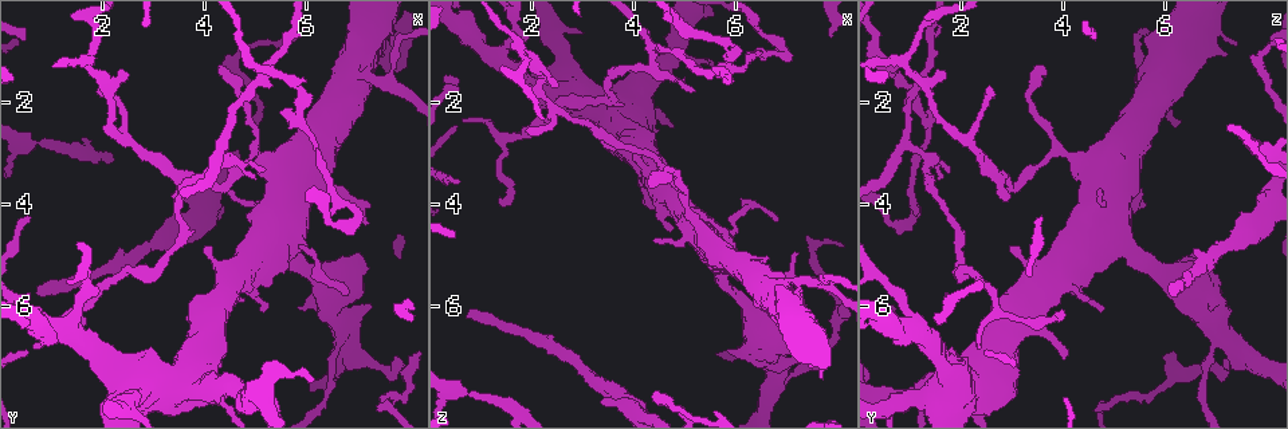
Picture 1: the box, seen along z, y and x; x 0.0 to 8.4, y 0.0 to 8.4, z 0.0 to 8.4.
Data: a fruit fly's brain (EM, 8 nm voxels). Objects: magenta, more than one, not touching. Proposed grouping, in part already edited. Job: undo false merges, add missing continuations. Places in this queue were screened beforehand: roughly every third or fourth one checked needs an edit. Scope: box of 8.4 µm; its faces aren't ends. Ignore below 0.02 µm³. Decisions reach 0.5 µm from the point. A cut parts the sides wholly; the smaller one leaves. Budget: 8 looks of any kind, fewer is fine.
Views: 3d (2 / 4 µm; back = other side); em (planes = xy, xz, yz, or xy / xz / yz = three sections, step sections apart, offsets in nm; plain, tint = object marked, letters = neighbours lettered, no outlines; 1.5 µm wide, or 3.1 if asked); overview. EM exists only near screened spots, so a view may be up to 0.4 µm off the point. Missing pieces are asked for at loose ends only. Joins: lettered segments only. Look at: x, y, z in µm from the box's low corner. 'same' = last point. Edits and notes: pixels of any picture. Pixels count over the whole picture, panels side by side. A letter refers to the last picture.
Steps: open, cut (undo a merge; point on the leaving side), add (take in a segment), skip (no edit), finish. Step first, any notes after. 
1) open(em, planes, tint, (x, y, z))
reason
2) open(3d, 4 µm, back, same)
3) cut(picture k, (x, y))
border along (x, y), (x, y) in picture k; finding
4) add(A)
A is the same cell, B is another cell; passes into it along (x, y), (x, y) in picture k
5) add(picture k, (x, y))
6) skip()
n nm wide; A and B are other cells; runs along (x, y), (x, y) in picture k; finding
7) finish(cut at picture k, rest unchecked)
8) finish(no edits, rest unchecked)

open(em, planes, letters, (0.70, 5.75, 6.20))
end of a long branch

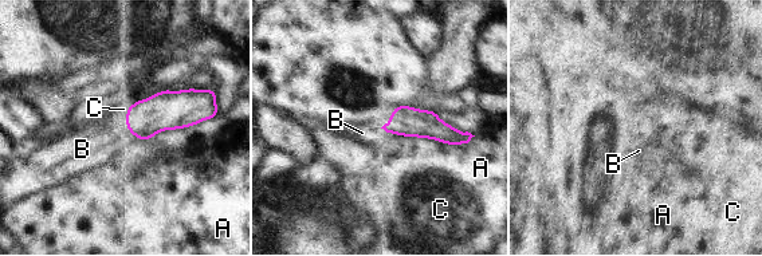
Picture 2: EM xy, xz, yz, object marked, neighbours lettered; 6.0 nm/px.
add(B)
B is the same cell, A and C are other cells; passes into it along (168, 110), (134, 134), (94, 145) in picture 2; it goes on there

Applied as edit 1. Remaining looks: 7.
open(3d, 2 µm, (3.45, 3.80, 8.00))
an open end

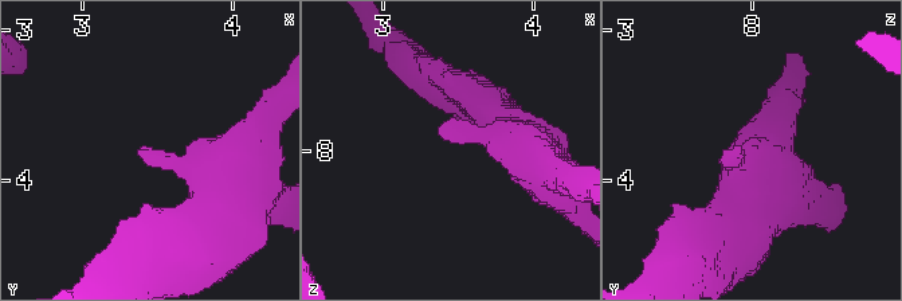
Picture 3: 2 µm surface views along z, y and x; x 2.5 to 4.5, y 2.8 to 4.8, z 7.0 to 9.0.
open(em, planes, letters, (3.44, 3.76, 7.96))
need the tissue

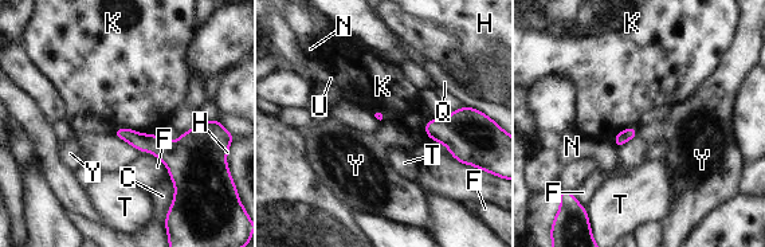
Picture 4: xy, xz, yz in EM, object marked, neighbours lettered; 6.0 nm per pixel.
skip()
C, F, H, K, N, Q, T, U and Y are other cells; border along (114, 128), (153, 133) in picture 4; no lettered segment goes on from it

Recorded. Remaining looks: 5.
finish(add at picture 2, rest unchecked)

